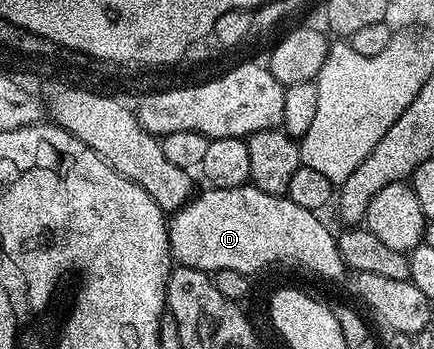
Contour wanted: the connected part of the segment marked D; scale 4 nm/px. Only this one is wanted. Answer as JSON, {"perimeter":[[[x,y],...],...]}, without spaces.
{"perimeter":[[[255,187],[205,190],[171,214],[168,247],[177,266],[198,268],[208,274],[225,269],[255,275],[275,261],[293,261],[328,281],[346,273],[337,234],[332,234],[313,210],[298,207],[286,195],[275,197]]]}

